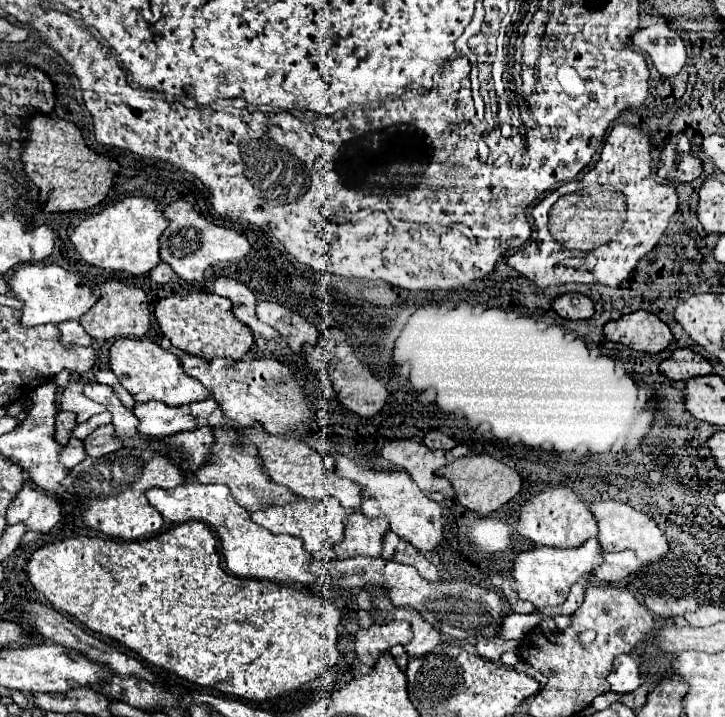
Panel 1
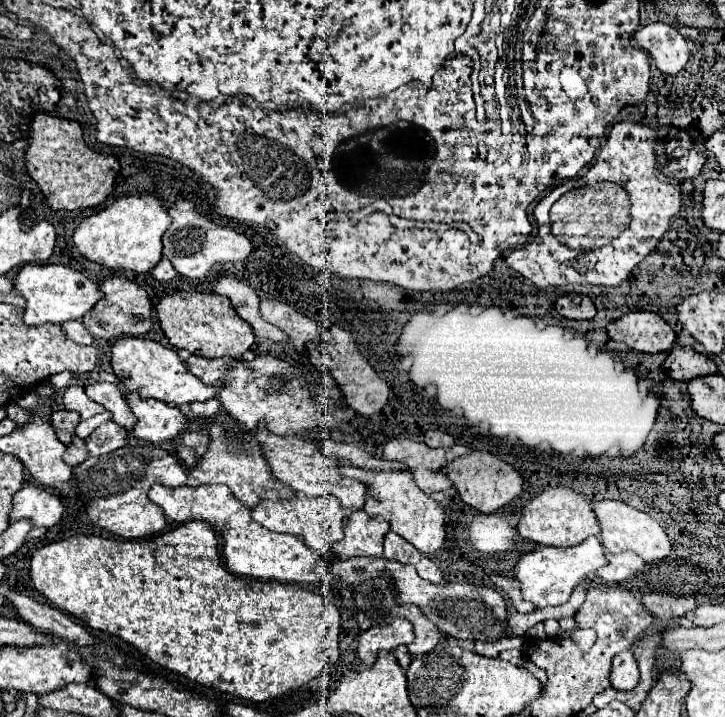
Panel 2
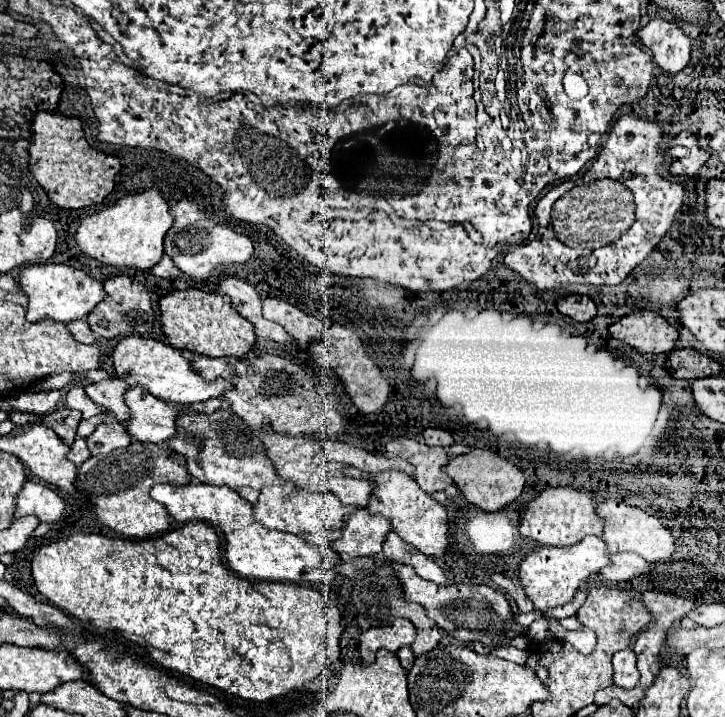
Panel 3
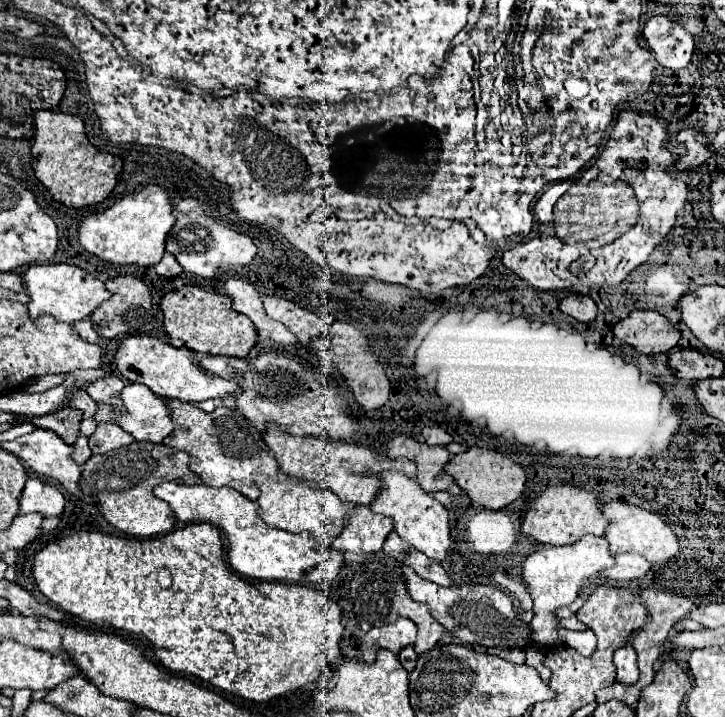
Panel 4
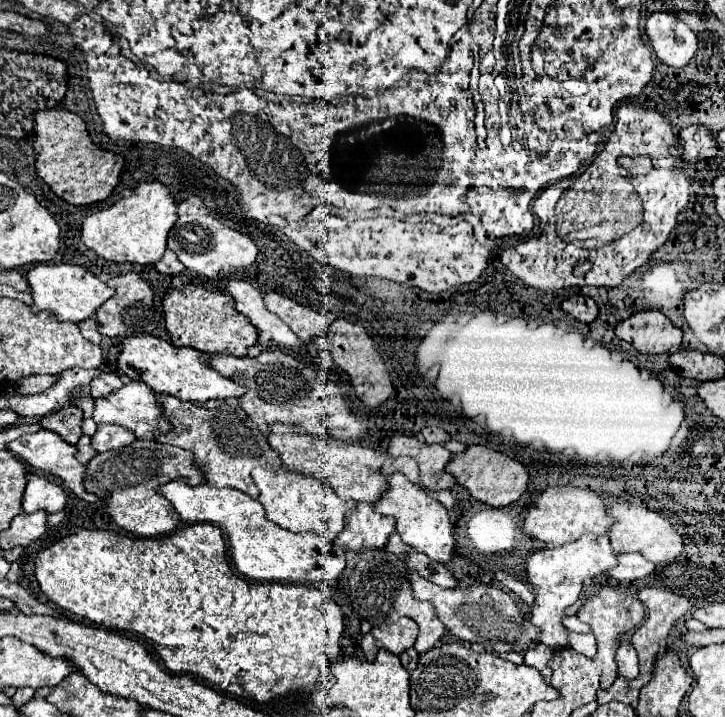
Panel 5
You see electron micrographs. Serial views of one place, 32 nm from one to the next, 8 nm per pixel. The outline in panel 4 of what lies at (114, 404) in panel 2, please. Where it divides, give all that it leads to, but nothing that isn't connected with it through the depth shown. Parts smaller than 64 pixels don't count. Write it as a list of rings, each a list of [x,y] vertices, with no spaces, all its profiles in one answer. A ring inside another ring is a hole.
[[[108,374],[100,380],[94,380],[88,384],[86,392],[92,396],[92,400],[96,402],[108,402],[112,404],[112,400],[116,400],[116,406],[120,408],[120,400],[116,398],[120,394],[120,390],[124,388],[126,384],[122,382],[122,378],[118,378],[116,374]]]

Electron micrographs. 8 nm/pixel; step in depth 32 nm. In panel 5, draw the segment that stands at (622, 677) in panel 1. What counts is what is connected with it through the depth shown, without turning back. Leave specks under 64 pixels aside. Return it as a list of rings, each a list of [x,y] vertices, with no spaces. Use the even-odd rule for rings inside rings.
[[[624,640],[616,652],[616,663],[618,674],[627,680],[636,678],[638,674],[638,654],[632,648],[632,642]]]

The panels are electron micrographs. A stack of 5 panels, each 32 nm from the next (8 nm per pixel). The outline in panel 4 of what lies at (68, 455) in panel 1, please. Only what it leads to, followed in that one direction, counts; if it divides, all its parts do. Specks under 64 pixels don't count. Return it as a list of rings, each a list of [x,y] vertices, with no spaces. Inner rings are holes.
[[[80,436],[74,444],[74,454],[72,458],[78,462],[78,464],[86,464],[86,460],[90,460],[92,456],[92,450],[88,448],[88,438],[86,436]]]

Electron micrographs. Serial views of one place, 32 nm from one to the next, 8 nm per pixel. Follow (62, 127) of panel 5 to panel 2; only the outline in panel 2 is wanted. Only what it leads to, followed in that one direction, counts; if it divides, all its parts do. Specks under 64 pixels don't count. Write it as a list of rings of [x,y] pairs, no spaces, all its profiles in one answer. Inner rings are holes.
[[[42,112],[36,114],[32,122],[32,142],[26,150],[26,168],[42,188],[52,210],[78,210],[104,202],[114,188],[114,178],[120,170],[120,164],[114,156],[104,156],[90,150],[76,120]]]

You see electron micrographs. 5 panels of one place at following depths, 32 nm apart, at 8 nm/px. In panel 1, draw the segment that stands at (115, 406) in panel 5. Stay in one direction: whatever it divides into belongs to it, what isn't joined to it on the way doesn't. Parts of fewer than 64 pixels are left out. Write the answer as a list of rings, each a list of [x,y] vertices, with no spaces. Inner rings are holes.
[[[136,402],[132,412],[136,414],[136,418],[140,420],[138,424],[138,434],[150,440],[160,440],[166,436],[172,436],[176,432],[182,430],[194,430],[196,422],[194,416],[190,416],[190,412],[184,408],[176,408],[176,406],[168,406],[164,402]]]

